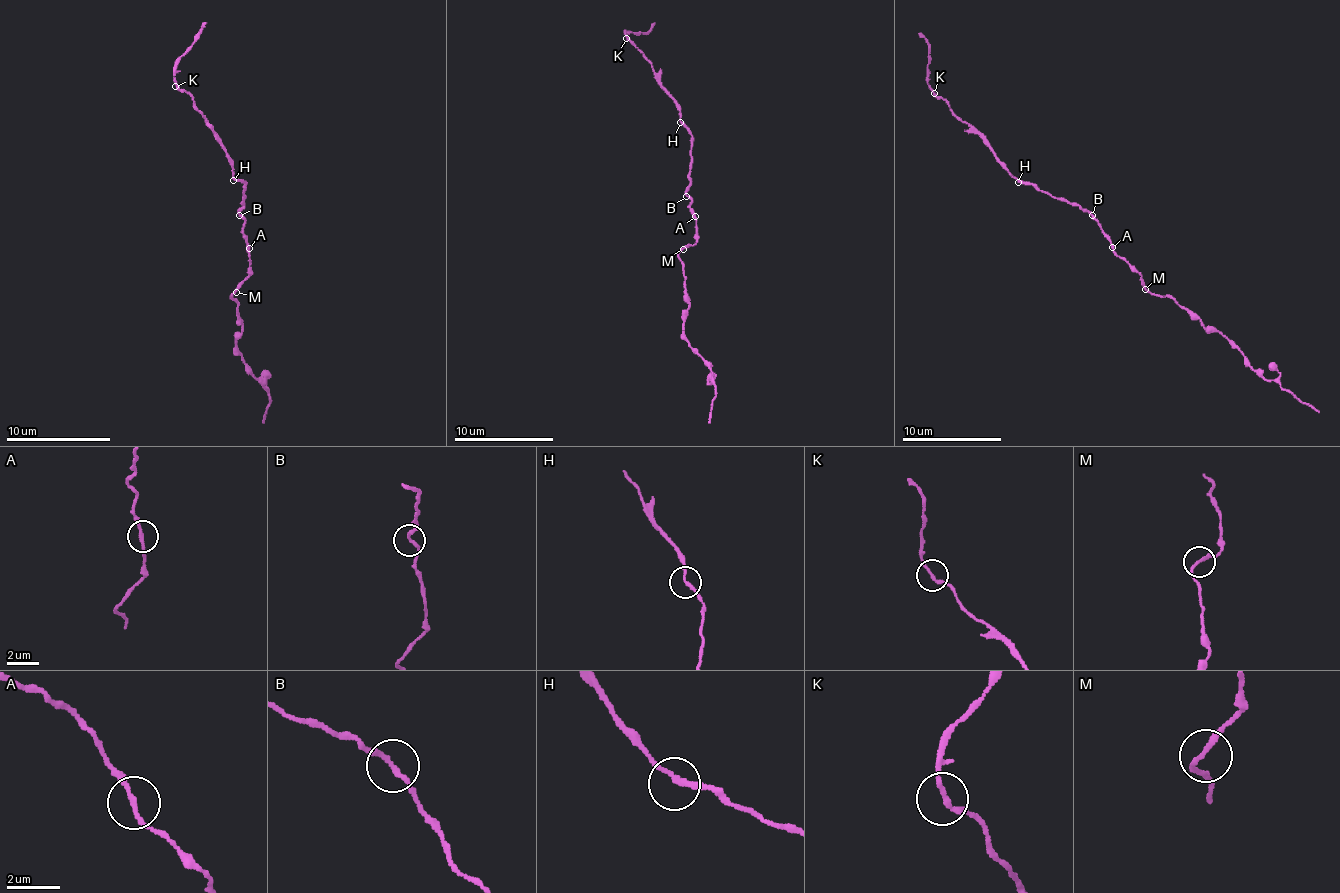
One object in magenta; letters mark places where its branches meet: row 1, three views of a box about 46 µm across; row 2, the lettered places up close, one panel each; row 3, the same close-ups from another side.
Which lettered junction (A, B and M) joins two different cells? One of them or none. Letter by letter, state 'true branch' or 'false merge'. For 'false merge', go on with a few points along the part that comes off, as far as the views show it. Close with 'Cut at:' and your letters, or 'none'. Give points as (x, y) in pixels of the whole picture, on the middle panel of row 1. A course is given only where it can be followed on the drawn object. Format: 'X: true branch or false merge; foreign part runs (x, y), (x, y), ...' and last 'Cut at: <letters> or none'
A: true branch
B: true branch
M: true branch
Cut at: none

